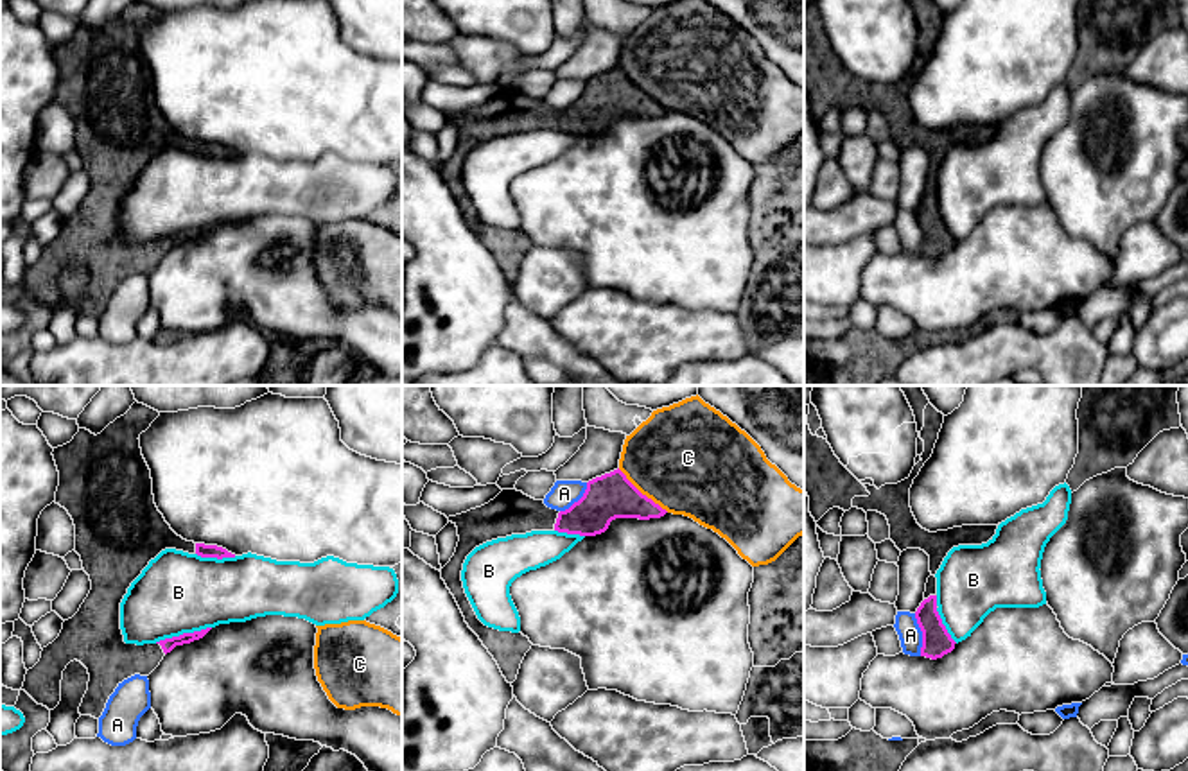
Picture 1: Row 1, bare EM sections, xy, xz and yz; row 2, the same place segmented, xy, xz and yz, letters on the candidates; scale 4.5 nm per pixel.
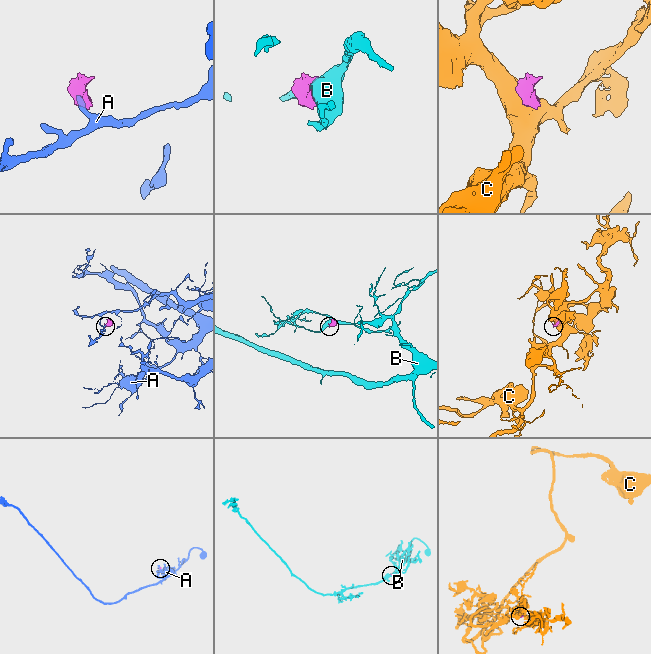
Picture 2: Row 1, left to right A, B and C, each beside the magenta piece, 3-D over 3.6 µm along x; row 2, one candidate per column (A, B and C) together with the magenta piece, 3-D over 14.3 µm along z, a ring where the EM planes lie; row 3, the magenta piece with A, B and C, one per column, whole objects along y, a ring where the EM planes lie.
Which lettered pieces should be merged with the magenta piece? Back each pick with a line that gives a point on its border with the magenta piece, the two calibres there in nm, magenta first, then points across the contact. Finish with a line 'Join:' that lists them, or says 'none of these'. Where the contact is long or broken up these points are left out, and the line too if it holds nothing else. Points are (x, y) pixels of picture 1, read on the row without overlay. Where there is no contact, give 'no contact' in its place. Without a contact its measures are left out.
Join: none of these

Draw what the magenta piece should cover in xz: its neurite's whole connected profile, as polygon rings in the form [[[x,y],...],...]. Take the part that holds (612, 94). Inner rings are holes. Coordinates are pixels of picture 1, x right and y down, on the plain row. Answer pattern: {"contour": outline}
{"contour": [[[619,66],[589,79],[583,95],[565,109],[551,108],[544,99],[535,99],[522,90],[502,88],[488,102],[449,115],[449,120],[458,126],[459,140],[454,154],[441,167],[441,178],[454,194],[468,226],[494,255],[506,280],[513,282],[533,242],[522,231],[499,230],[477,217],[461,179],[467,154],[486,140],[511,133],[558,129],[596,134],[605,131],[616,117],[650,118],[666,111],[642,93]]]}

